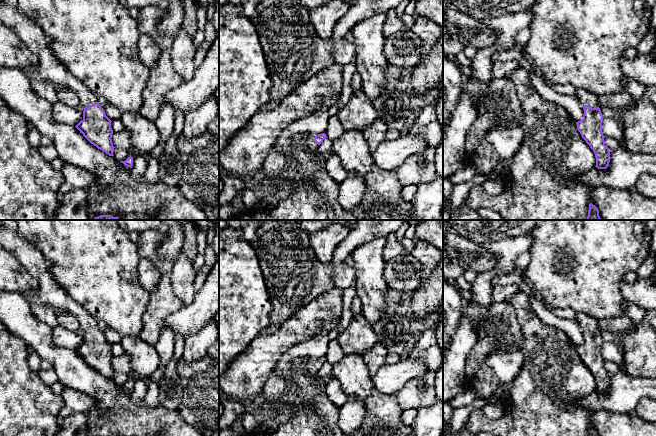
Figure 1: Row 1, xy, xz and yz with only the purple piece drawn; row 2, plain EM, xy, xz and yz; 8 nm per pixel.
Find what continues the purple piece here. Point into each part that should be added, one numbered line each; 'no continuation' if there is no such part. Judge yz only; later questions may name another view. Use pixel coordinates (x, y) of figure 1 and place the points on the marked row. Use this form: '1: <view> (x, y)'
1: yz (586, 97)

